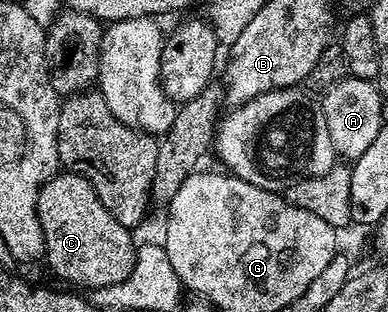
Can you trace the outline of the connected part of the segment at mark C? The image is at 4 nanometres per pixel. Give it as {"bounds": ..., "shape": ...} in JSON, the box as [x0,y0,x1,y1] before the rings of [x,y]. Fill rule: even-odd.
{"bounds":[38,172,136,290],"shape":[[[59,172],[45,182],[38,193],[38,215],[46,245],[44,262],[56,277],[71,282],[71,287],[99,290],[120,284],[132,272],[136,253],[133,233],[100,204],[100,196],[84,175]]]}

